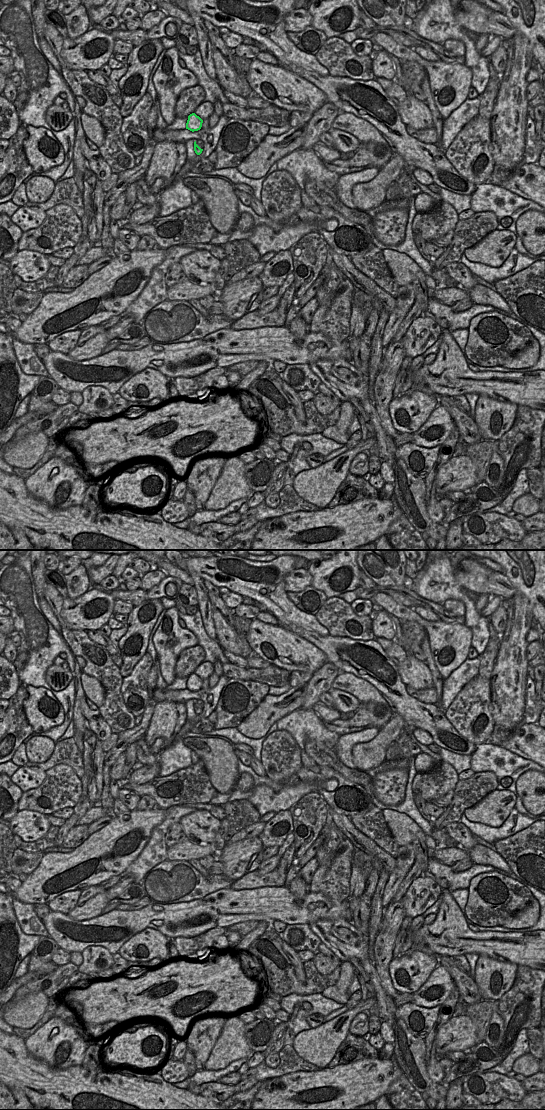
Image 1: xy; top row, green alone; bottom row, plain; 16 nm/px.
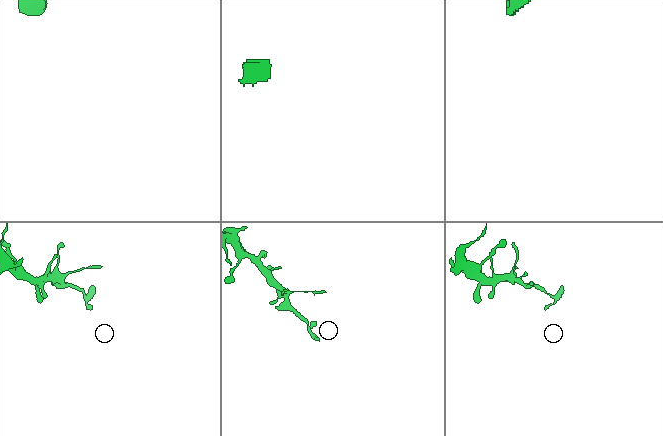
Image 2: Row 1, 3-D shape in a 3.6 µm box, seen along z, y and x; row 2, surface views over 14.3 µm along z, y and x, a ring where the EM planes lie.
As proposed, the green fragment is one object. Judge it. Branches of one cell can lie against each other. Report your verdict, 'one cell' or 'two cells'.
one cell

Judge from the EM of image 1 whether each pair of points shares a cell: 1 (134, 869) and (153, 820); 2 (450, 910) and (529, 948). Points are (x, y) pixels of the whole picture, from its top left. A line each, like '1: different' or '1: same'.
1: different
2: same

